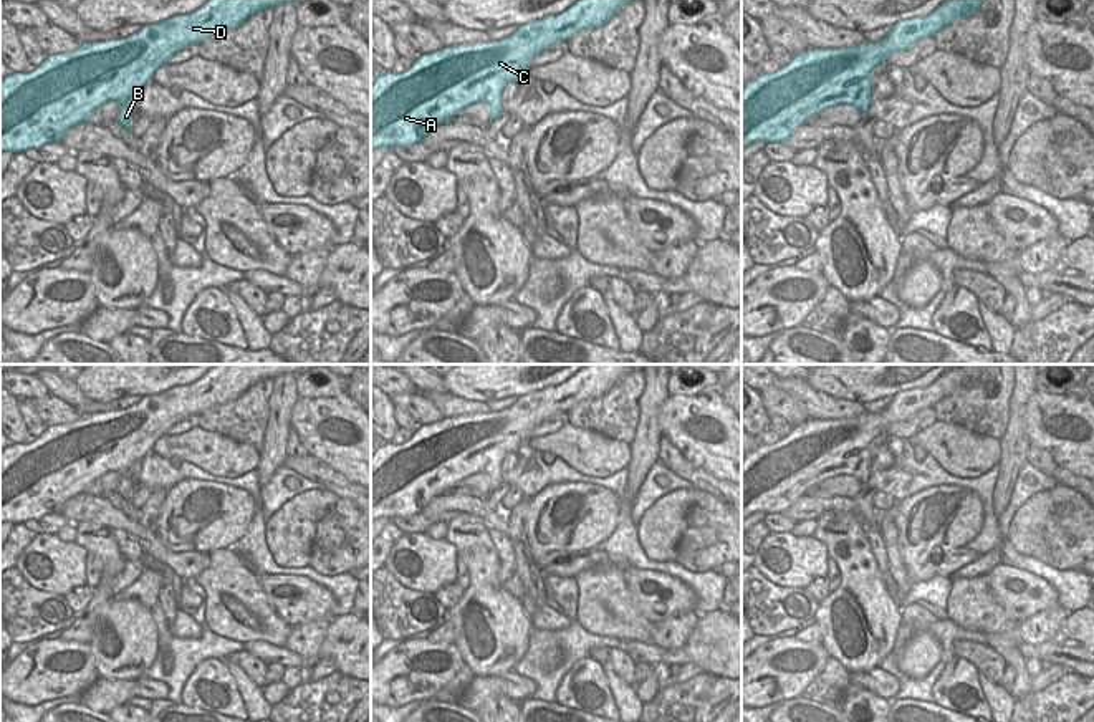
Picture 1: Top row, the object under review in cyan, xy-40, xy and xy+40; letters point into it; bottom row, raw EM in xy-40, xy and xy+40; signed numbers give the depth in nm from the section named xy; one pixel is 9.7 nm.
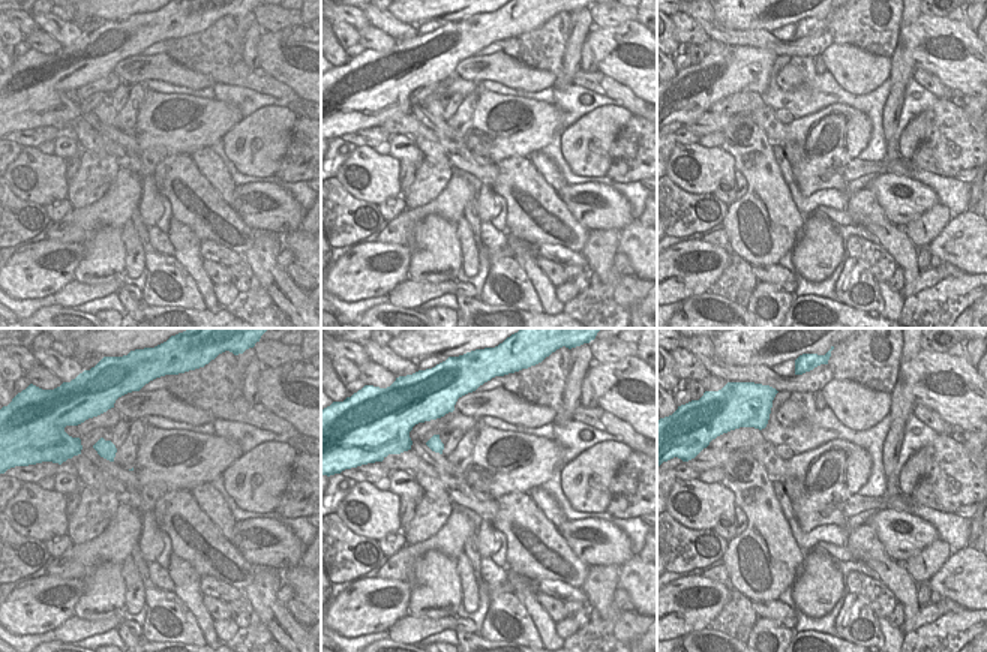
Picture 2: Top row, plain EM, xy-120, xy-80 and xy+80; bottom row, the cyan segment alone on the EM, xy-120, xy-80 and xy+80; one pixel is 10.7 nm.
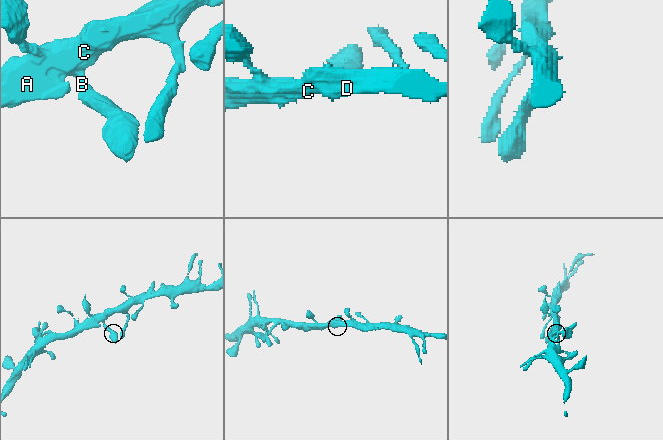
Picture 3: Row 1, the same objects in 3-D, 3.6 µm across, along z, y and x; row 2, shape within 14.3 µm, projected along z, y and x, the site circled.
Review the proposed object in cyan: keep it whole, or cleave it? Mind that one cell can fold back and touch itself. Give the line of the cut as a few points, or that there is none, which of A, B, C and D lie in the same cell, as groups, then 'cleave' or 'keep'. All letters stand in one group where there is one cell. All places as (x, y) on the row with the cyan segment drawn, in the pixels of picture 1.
no cut | A B C D | keep

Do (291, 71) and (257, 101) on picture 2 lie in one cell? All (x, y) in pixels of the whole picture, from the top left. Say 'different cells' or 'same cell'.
different cells

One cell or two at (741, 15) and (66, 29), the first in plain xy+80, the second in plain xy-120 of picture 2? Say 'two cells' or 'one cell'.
two cells

